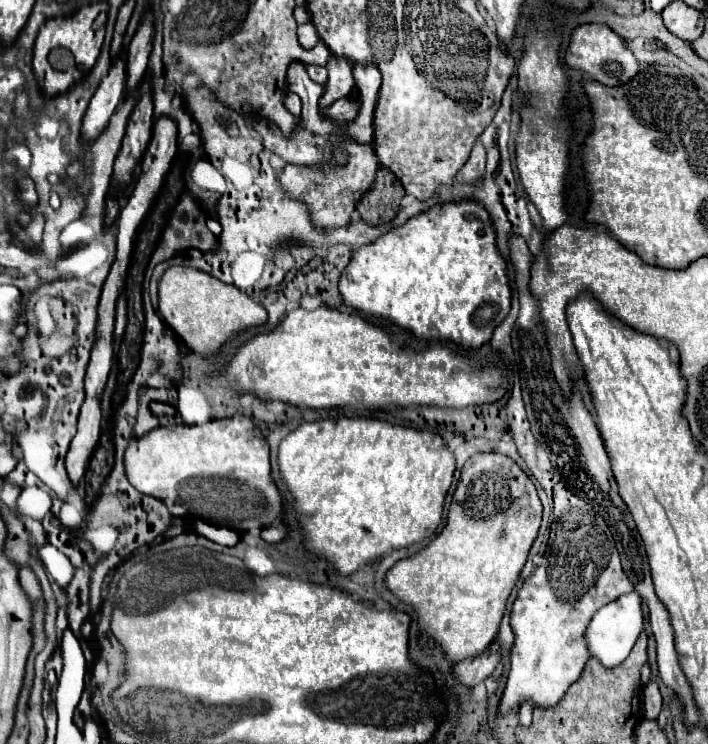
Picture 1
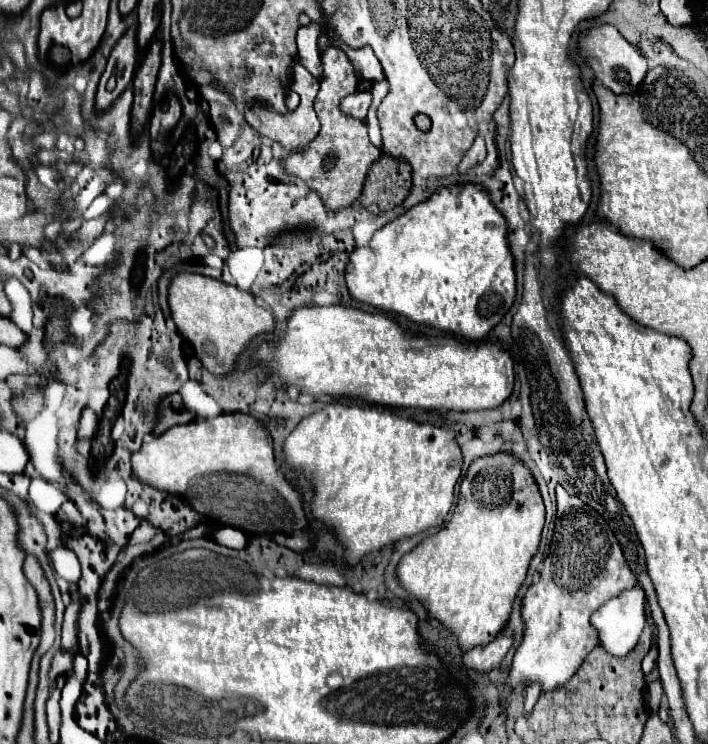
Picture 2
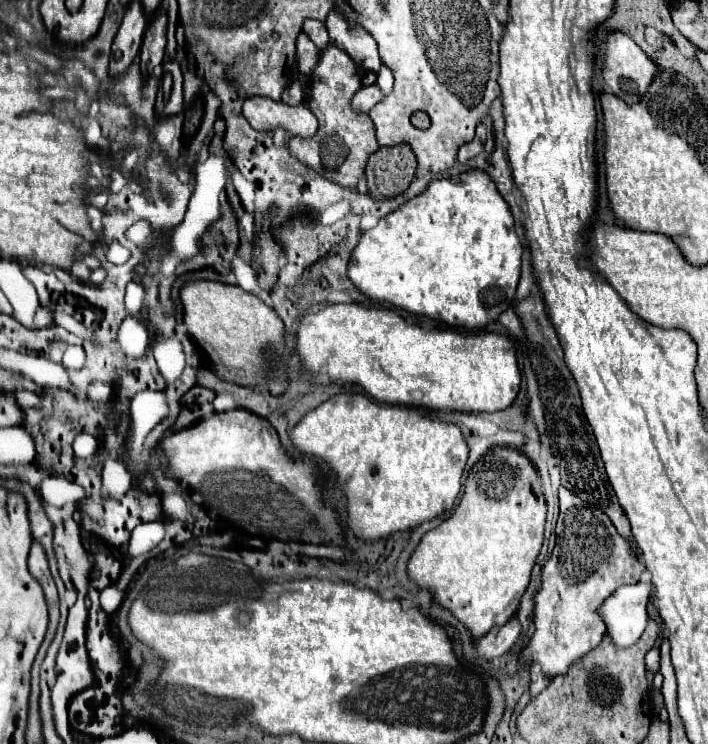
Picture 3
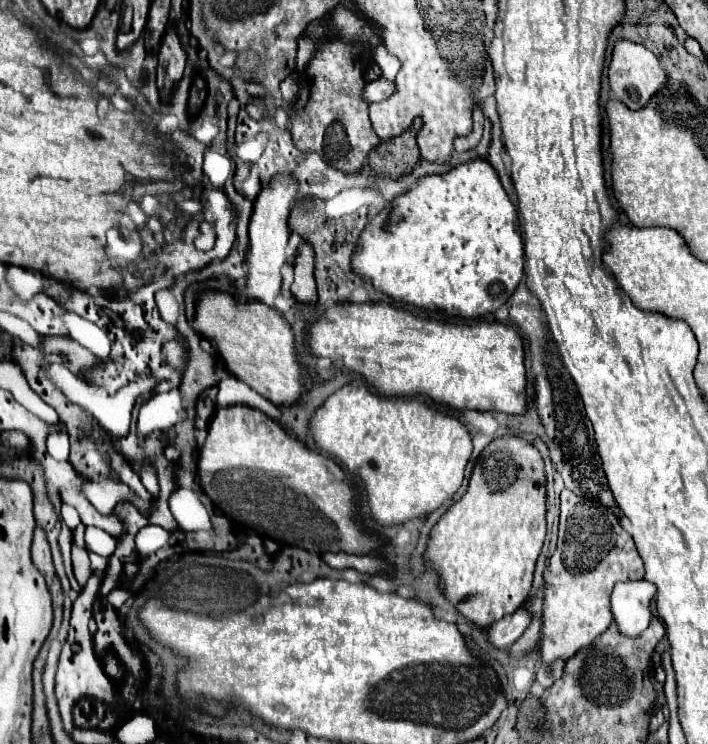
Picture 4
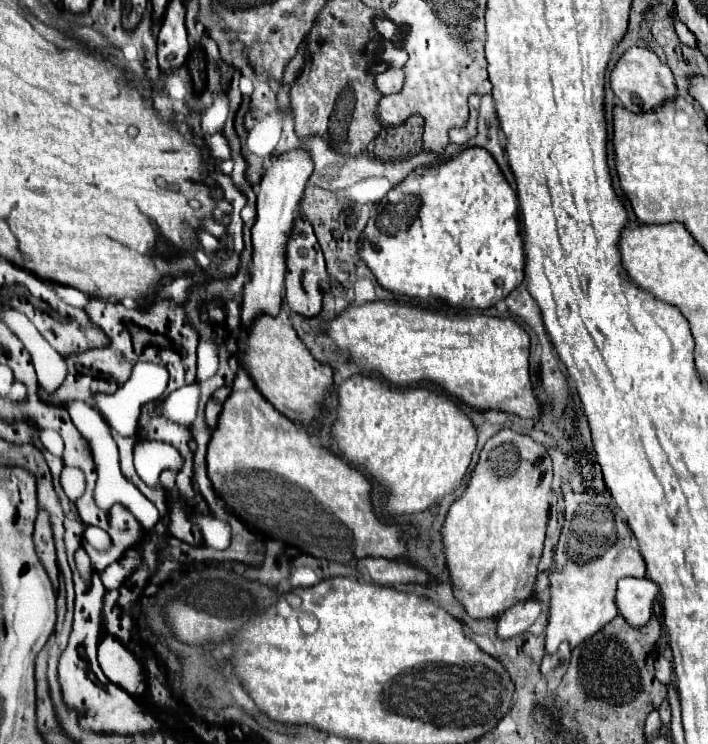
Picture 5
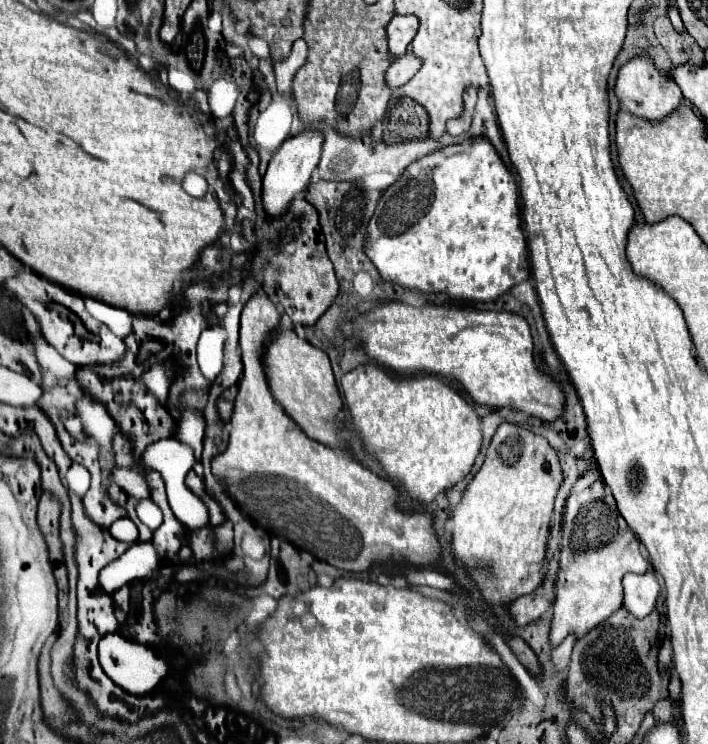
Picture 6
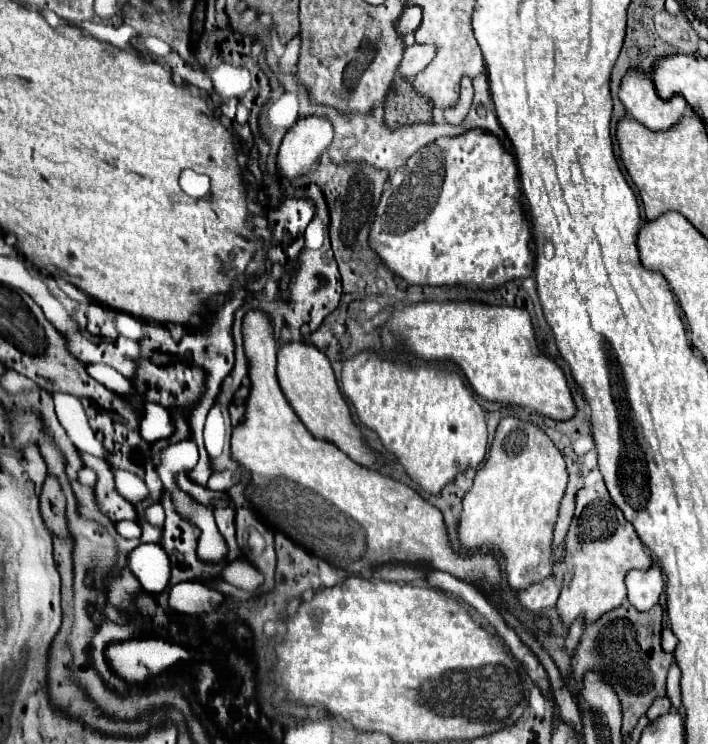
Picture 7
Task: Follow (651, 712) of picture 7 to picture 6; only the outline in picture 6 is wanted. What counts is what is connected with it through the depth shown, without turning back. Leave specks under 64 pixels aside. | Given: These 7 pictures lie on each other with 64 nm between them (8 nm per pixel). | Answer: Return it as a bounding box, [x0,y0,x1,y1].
[652,698,672,722]

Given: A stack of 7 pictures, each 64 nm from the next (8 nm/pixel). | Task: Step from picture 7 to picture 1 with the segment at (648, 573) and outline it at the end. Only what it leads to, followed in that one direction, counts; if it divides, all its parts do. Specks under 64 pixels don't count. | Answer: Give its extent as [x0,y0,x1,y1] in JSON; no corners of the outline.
[586,592,644,666]

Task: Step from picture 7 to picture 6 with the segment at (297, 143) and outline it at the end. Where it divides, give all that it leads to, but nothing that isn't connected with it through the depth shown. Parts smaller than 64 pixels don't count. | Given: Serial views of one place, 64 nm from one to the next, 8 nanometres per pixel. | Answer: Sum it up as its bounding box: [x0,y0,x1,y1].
[262,128,324,218]

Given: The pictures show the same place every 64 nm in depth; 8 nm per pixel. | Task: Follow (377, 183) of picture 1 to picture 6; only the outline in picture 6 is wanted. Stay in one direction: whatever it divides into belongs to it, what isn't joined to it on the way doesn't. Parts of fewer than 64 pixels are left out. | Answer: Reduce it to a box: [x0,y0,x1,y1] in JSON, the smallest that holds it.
[384,98,428,142]

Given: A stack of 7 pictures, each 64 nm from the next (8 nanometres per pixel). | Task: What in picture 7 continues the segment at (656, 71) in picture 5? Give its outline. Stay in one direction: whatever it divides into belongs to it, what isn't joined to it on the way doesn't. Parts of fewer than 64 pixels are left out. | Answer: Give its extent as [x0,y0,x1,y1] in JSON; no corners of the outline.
[620,70,686,130]

